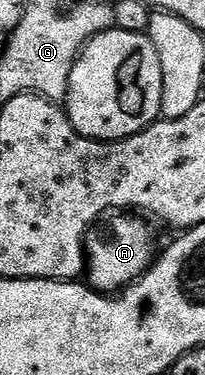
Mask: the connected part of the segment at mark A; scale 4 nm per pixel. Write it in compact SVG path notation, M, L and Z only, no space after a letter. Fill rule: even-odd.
M108 213L92 227L85 244L85 275L90 286L104 293L118 293L140 279L157 258L152 224L135 213Z

